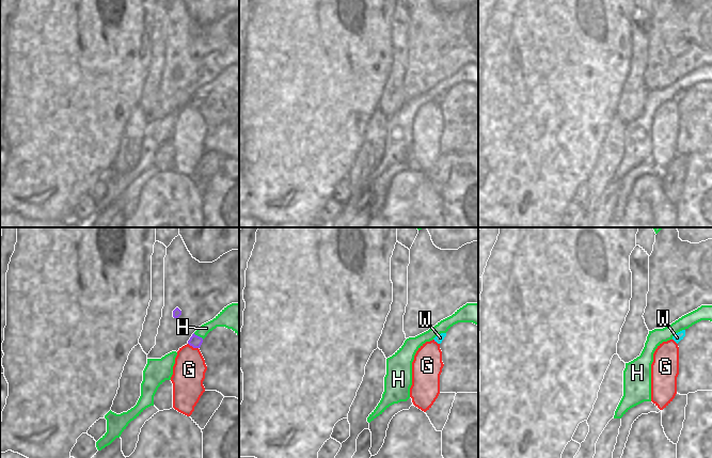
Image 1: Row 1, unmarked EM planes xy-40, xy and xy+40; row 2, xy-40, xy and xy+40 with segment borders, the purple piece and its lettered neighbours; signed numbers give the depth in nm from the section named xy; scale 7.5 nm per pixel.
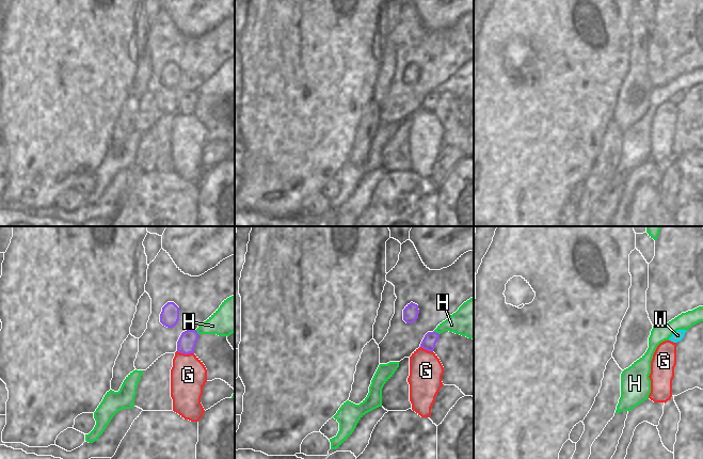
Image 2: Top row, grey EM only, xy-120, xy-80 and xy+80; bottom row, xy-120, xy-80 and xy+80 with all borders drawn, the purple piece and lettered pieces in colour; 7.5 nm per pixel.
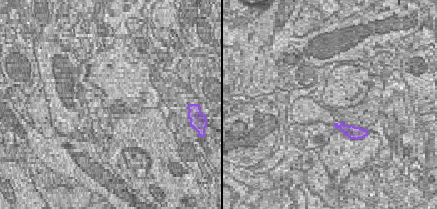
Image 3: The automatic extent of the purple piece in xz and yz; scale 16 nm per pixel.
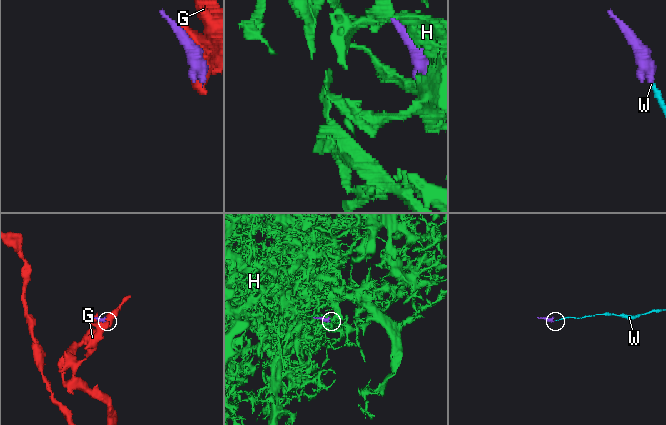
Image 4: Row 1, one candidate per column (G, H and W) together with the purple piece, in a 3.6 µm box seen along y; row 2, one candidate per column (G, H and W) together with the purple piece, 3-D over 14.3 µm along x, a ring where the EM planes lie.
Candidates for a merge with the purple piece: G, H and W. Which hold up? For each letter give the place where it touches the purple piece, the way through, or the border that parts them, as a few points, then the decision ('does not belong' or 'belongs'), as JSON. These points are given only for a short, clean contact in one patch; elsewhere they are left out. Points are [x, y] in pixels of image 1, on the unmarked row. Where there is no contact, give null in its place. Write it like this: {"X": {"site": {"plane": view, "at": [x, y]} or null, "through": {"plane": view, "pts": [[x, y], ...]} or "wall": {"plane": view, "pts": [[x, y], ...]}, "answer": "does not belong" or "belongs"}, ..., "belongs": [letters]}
{"G": {"site": {"plane": "xy-40", "at": [193, 108]}, "answer": "does not belong"}, "H": {"site": {"plane": "xy-40", "at": [199, 97]}, "answer": "does not belong"}, "W": {"site": null, "answer": "belongs"}, "belongs": ["W"]}

